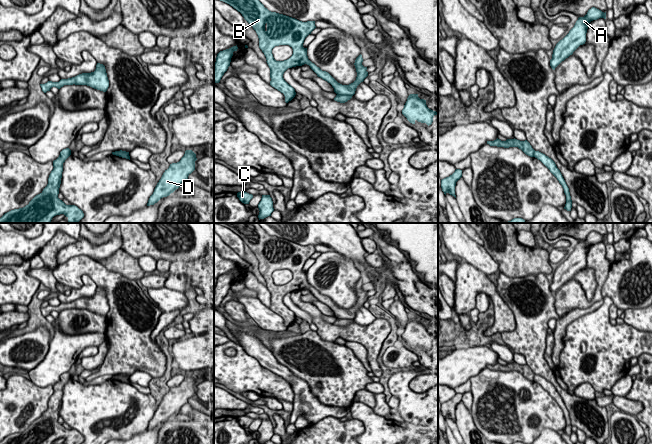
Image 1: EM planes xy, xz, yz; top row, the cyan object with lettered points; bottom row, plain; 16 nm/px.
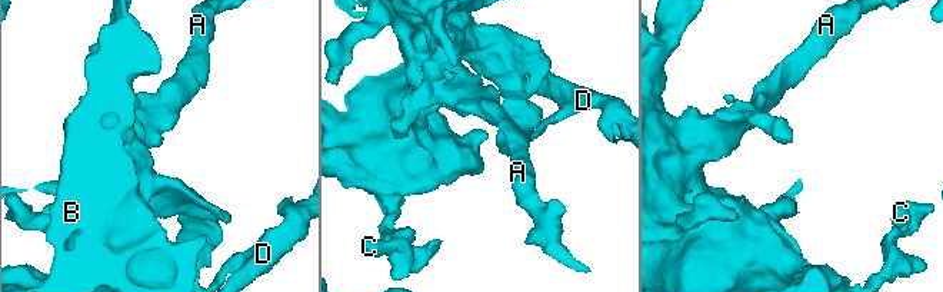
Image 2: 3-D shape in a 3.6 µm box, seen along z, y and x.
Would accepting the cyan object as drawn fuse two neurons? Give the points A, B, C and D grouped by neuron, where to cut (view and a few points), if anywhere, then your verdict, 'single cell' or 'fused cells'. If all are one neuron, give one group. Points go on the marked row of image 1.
groups A B C / D; cut xz (337, 94), (349, 94), (351, 96); fused cells

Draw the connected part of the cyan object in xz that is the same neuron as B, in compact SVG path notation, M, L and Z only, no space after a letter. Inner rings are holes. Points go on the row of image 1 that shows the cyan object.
M220 0L242 14L244 19L253 27L259 38L259 48L266 57L270 68L270 85L285 96L285 102L291 101L295 89L283 78L288 68L307 64L318 77L327 81L337 95L355 94L357 86L368 76L367 67L362 65L360 54L355 60L356 80L349 85L338 83L328 72L322 71L307 56L307 48L303 47L305 38L316 28L315 21L302 22L295 18L271 12L259 0ZM279 45L289 45L293 49L292 56L284 61L276 61L272 49Z

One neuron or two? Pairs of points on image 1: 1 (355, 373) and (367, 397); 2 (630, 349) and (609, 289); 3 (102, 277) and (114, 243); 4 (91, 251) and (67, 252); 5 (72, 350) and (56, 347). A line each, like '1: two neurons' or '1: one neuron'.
1: two neurons
2: two neurons
3: two neurons
4: one neuron
5: one neuron

